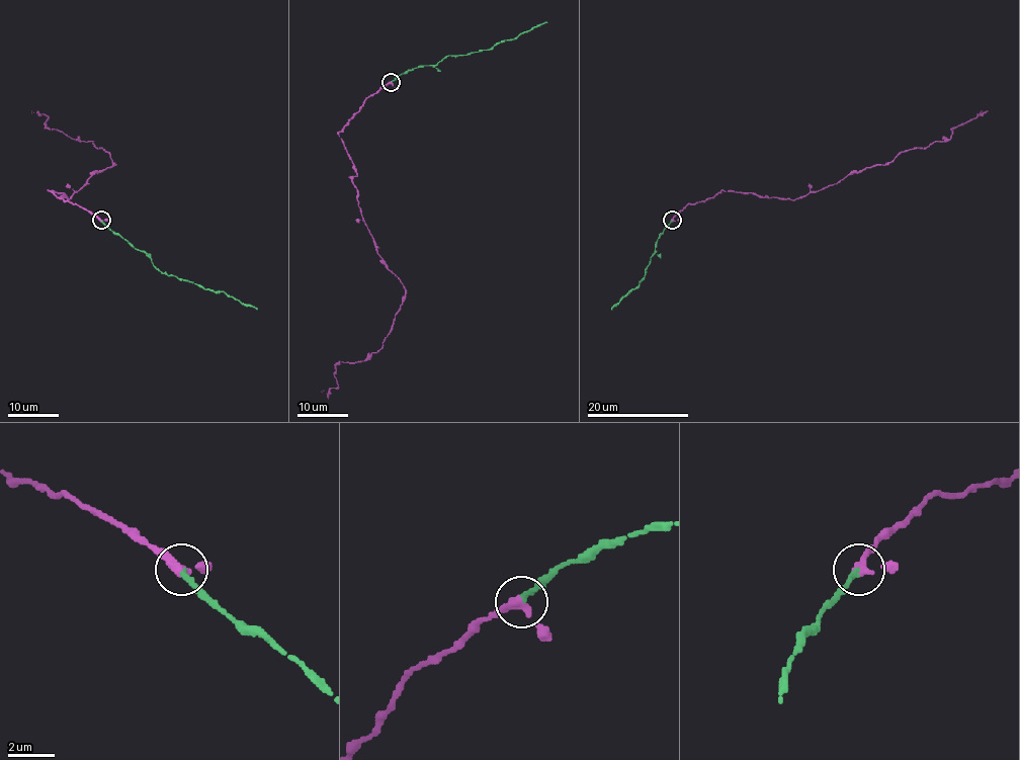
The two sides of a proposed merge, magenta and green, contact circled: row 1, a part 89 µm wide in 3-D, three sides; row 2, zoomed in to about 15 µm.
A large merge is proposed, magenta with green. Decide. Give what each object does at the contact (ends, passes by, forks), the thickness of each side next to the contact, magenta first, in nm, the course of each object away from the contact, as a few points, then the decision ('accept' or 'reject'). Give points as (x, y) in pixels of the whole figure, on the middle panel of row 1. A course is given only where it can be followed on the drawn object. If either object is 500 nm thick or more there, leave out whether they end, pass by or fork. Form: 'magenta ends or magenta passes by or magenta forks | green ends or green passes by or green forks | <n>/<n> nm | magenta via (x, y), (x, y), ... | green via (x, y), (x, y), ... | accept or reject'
magenta passes by | green ends | 340/240 nm | magenta via (392, 83), (338, 134), (368, 232), (405, 299), (381, 348), (338, 363), (338, 386), (322, 393) | green via (392, 83), (409, 70), (435, 65), (451, 55), (491, 49), (546, 22) | accept

